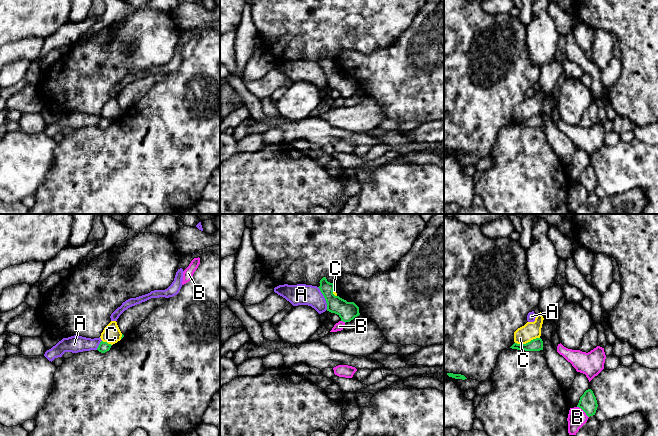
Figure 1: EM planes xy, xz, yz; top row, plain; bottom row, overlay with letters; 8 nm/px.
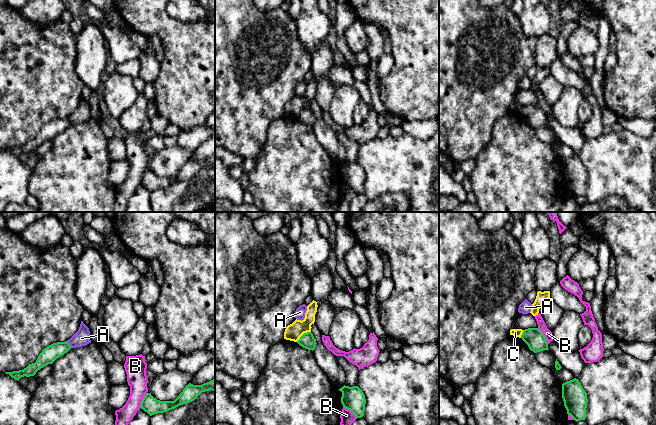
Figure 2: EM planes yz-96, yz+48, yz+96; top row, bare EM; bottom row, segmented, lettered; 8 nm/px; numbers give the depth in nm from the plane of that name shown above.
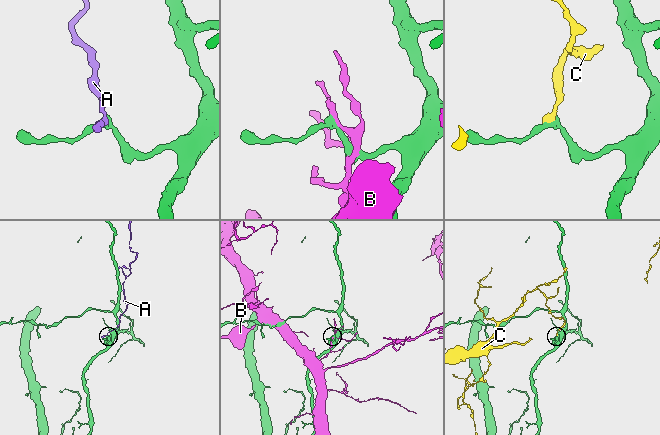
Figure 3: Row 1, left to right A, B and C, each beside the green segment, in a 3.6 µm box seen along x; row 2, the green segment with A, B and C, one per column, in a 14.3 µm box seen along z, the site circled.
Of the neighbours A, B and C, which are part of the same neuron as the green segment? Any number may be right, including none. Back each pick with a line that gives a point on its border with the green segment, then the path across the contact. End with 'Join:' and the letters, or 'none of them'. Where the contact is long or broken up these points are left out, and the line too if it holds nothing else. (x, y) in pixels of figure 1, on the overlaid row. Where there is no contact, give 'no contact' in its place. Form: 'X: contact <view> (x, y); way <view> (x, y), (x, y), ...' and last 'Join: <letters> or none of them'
Join: none of them

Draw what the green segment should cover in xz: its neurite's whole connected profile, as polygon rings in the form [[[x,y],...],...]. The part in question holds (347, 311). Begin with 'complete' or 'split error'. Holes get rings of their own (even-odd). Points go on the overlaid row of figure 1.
complete | [[[323,277],[319,283],[318,288],[326,300],[327,311],[337,314],[345,323],[360,315],[359,307],[354,302],[347,302],[333,294],[334,283],[328,282],[326,277]]]

